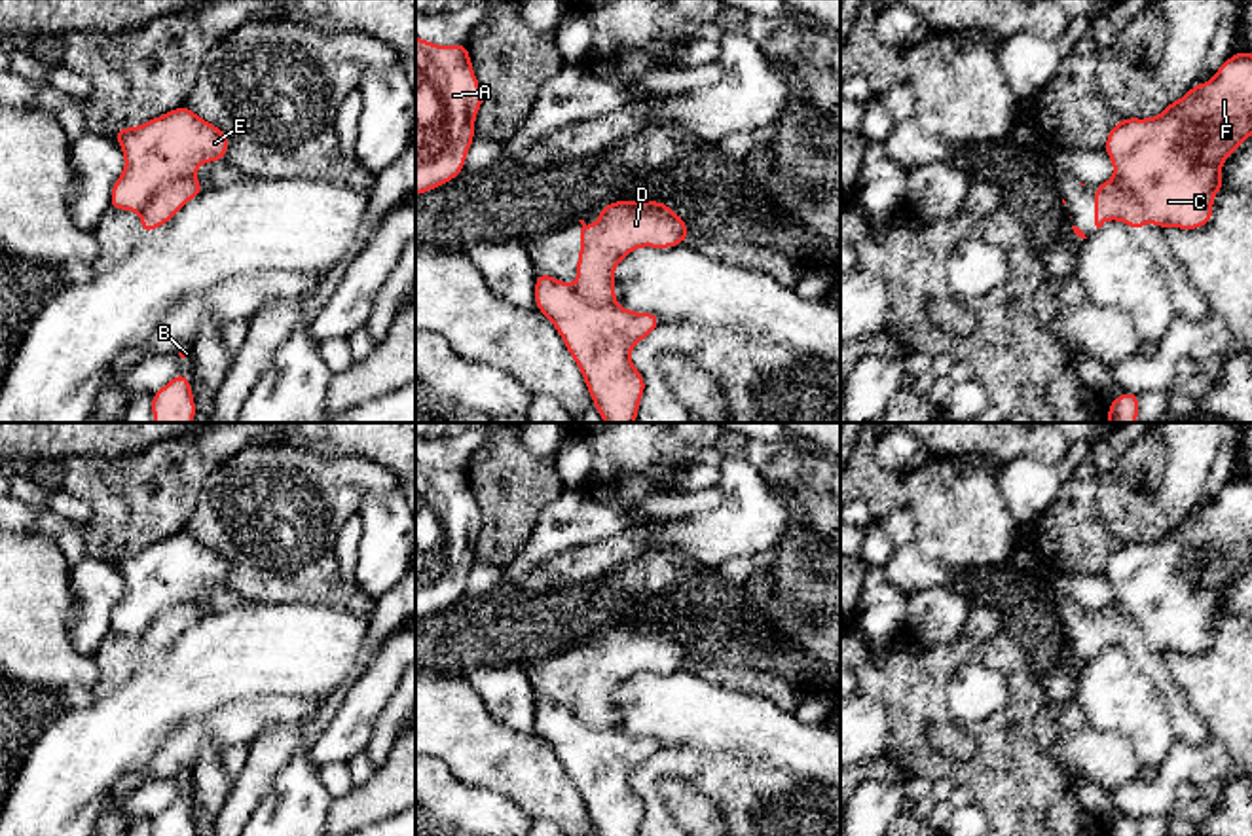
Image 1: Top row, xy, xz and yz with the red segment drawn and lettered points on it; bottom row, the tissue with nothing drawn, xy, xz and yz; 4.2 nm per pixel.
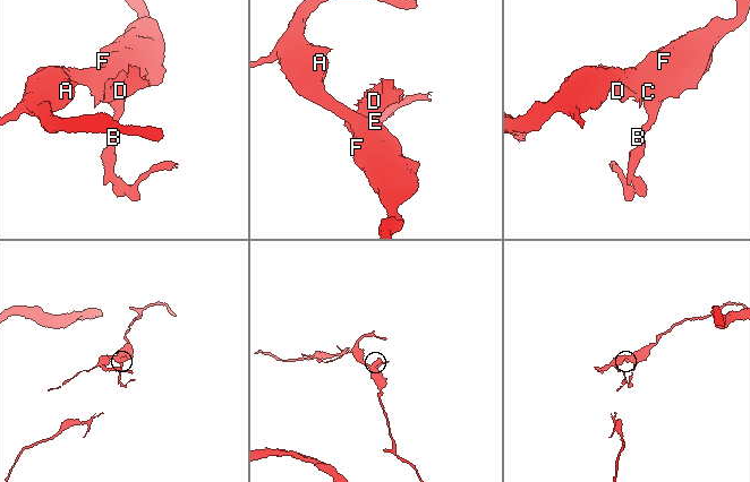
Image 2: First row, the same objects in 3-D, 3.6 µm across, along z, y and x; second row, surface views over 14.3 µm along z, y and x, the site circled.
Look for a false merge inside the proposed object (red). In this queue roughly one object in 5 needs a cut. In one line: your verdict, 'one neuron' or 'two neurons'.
two neurons

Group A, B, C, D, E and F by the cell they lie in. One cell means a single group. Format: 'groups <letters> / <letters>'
groups A B C E F / D

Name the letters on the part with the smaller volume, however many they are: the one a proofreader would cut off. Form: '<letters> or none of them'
D

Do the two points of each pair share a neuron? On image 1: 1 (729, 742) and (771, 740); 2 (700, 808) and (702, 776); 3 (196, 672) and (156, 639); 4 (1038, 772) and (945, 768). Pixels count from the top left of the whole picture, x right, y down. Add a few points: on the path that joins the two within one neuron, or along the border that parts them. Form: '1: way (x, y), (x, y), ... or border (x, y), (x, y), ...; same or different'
1: way (738, 740), (761, 740); same
2: border (661, 778), (683, 780), (700, 791), (723, 816); different
3: border (200, 618), (158, 662), (131, 675); different
4: way (1015, 772), (968, 768); same

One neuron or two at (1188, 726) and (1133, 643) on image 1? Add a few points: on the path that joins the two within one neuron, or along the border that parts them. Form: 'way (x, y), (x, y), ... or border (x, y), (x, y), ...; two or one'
way (1178, 706), (1152, 664); one

